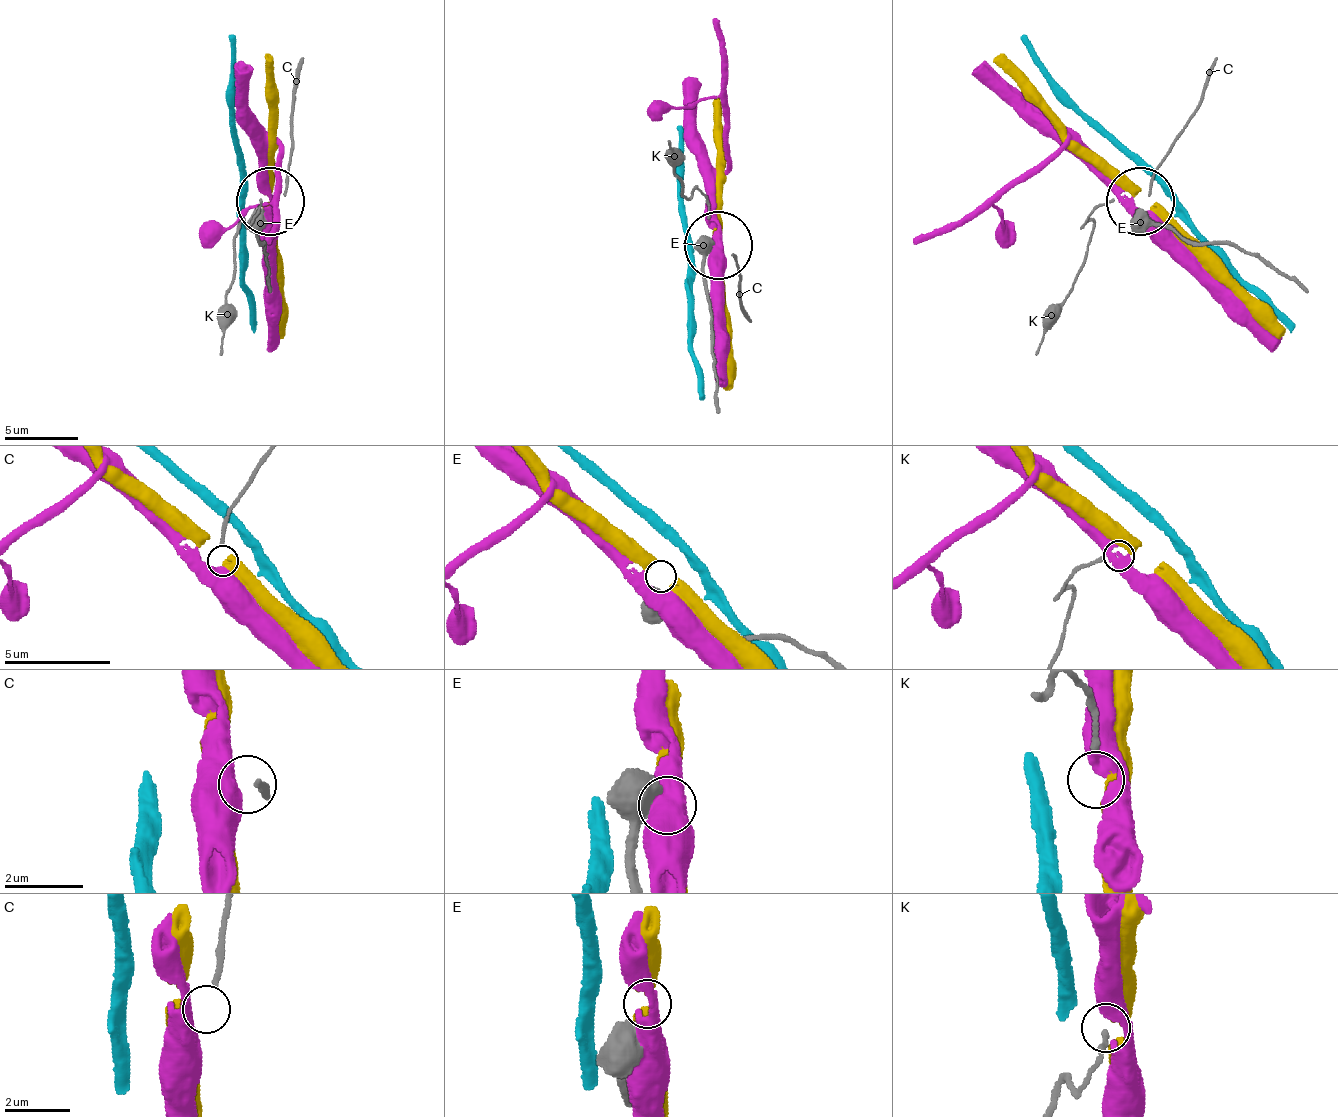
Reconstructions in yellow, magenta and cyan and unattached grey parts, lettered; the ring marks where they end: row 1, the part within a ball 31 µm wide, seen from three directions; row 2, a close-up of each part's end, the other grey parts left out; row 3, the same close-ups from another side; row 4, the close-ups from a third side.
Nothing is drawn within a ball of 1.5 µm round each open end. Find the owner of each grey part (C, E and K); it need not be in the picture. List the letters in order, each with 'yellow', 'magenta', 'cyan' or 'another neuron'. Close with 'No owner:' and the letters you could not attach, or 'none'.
C: magenta
E: another neuron
K: yellow
No owner: E

